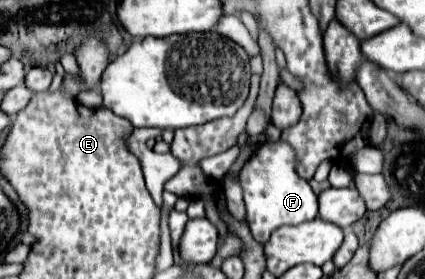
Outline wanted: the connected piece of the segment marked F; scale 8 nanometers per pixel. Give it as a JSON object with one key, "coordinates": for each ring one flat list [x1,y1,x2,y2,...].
{"coordinates":[[282,139,276,143,266,141,252,153,240,171,240,185,244,191,248,227,252,231,252,237,262,245,268,243,272,231,278,227,300,225,318,217,318,197,314,195,308,181,298,175,294,151]]}

